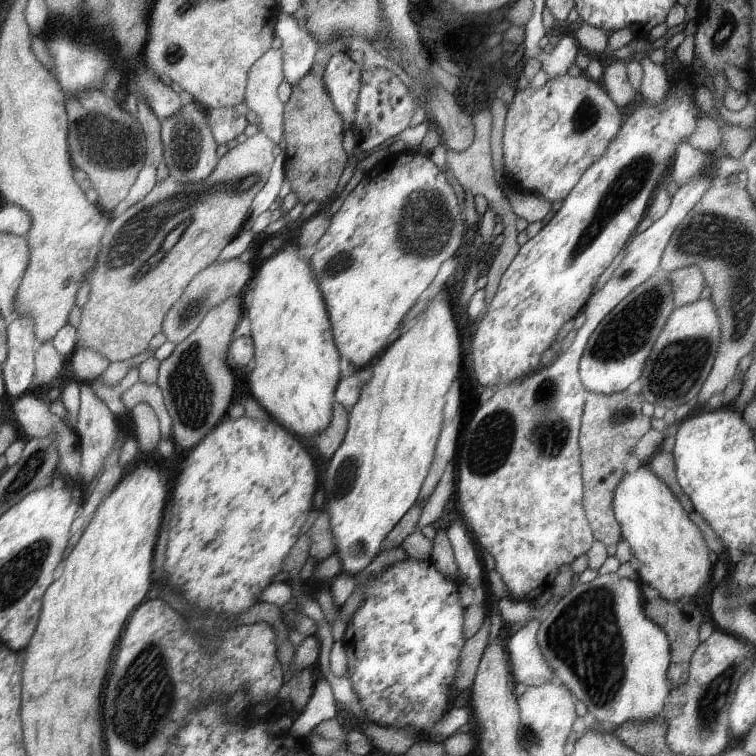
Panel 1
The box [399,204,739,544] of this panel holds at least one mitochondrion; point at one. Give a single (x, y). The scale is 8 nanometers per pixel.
(677, 370)

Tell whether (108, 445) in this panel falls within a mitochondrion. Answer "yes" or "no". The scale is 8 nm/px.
no

